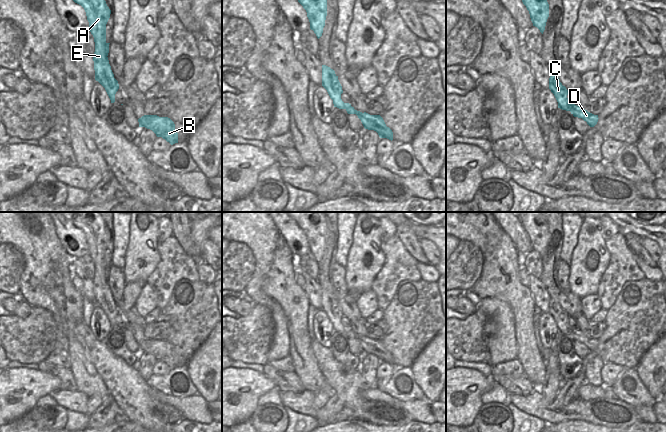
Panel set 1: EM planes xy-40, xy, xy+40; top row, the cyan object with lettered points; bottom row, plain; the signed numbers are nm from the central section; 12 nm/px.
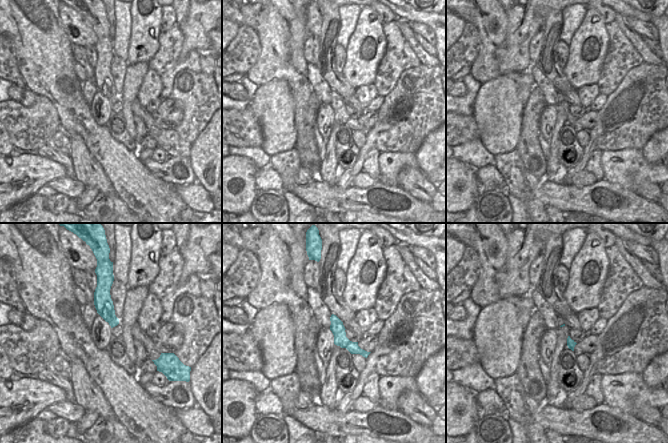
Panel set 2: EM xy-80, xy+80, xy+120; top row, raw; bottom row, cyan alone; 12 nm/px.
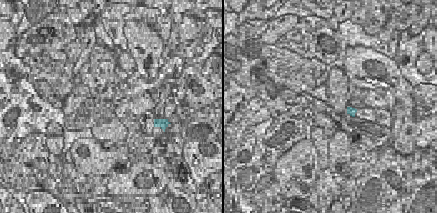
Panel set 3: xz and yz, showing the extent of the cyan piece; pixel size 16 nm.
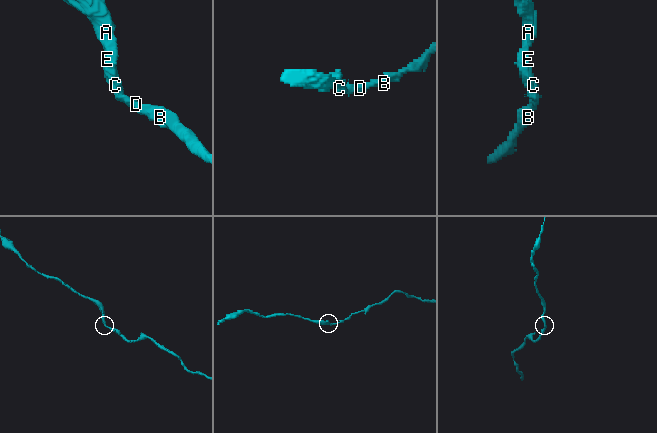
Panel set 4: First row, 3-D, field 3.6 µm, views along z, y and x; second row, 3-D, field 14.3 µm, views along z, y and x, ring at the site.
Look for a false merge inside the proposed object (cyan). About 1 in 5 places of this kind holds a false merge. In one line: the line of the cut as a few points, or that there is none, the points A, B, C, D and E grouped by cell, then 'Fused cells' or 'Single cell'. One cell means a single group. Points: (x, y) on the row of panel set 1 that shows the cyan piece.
No split. Groups: A B C D E. Single cell

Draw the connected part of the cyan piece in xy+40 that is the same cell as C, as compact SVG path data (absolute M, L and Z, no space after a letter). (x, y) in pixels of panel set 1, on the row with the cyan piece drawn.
M550 74L549 78L549 89L554 94L558 102L558 108L570 111L574 117L582 118L590 127L594 127L597 124L599 119L598 115L594 115L585 110L583 107L570 103L567 98L569 93L568 90L562 85L559 78L552 74Z

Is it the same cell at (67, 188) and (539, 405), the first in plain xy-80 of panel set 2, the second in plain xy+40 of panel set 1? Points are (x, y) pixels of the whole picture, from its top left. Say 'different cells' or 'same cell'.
same cell

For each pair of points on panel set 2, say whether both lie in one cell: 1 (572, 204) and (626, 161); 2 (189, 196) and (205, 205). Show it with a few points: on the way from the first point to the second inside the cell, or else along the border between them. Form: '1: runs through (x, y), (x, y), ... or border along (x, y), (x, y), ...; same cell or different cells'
1: border along (602, 179), (611, 183), (618, 183), (625, 188); different cells
2: runs through (193, 196), (201, 201); same cell

